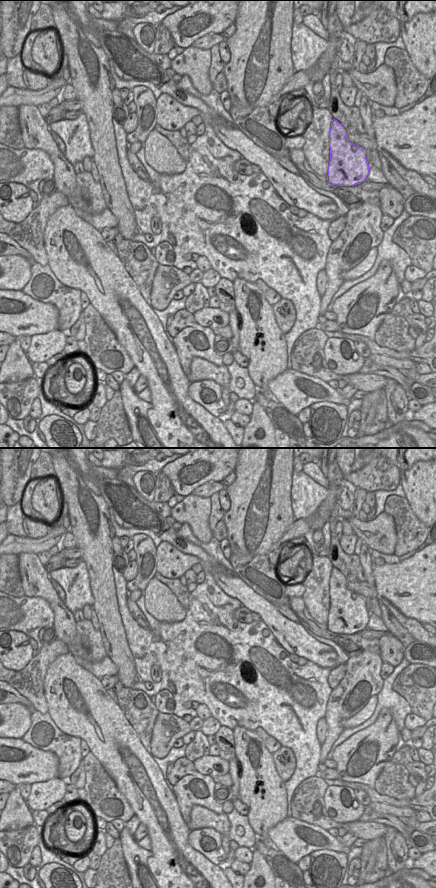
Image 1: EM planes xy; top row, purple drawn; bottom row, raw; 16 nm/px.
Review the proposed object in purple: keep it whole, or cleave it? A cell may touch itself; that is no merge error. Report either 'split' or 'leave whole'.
leave whole

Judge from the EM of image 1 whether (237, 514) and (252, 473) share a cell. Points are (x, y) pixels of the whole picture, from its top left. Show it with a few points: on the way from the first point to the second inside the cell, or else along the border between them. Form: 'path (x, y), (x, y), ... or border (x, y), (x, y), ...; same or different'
path (245, 504), (251, 497), (252, 483); same

